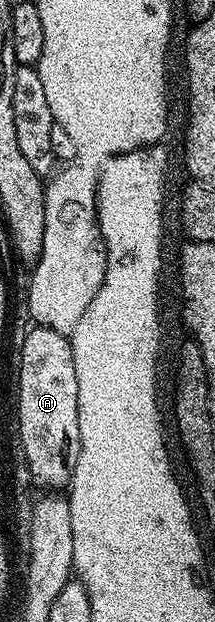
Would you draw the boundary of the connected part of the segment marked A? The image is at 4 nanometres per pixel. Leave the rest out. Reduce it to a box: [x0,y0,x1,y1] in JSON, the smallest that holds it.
[22,326,78,489]

